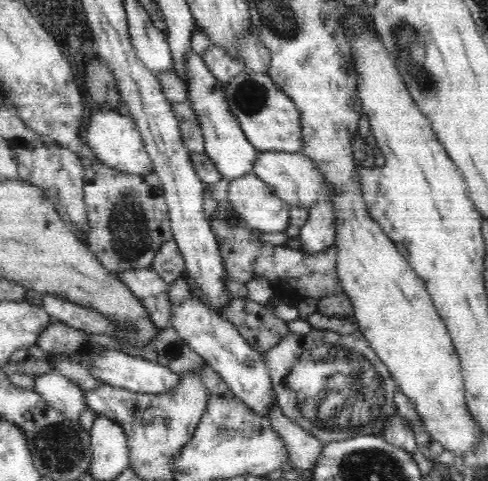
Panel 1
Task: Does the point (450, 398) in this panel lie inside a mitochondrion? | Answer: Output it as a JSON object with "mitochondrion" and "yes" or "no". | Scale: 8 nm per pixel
{"mitochondrion":"no"}

